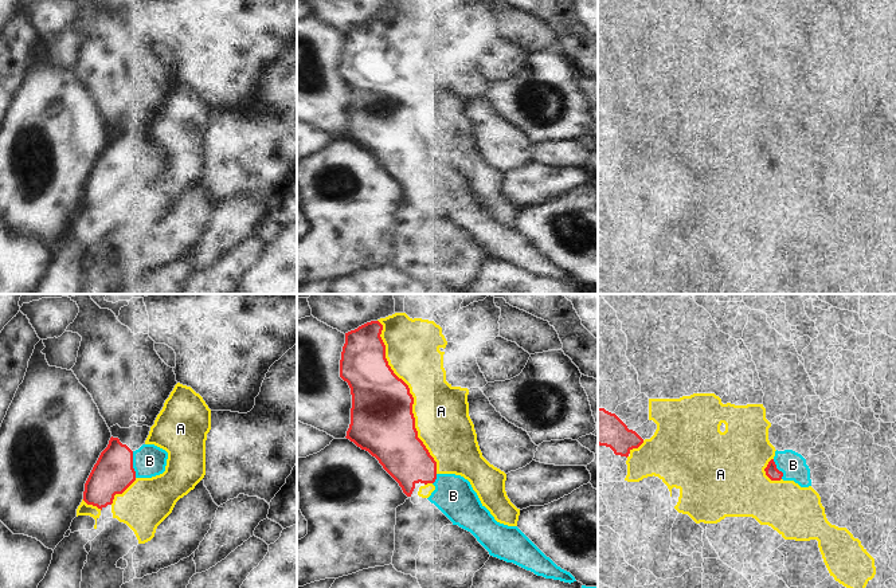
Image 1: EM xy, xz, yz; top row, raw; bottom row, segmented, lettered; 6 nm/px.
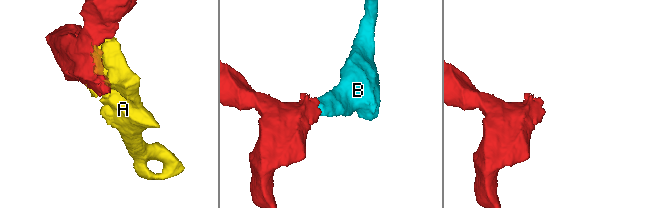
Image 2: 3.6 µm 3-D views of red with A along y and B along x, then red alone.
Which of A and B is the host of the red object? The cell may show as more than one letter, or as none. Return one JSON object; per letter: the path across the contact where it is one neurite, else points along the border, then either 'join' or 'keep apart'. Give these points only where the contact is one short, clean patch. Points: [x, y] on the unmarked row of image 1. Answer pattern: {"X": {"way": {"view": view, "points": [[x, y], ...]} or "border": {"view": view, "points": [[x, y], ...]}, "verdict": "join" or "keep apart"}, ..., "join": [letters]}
{"A": {"verdict": "keep apart"}, "B": {"way": {"view": "xy", "points": [[113, 172], [120, 165], [132, 164], [149, 160]]}, "verdict": "join"}, "join": ["B"]}

